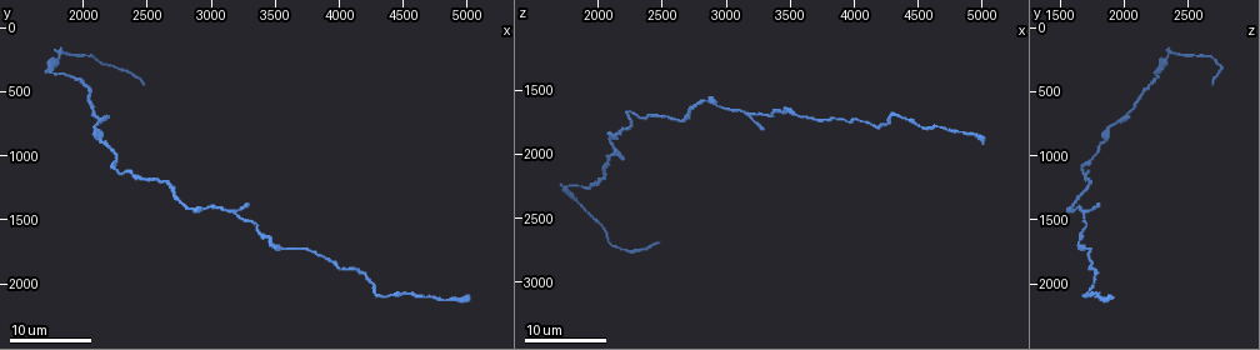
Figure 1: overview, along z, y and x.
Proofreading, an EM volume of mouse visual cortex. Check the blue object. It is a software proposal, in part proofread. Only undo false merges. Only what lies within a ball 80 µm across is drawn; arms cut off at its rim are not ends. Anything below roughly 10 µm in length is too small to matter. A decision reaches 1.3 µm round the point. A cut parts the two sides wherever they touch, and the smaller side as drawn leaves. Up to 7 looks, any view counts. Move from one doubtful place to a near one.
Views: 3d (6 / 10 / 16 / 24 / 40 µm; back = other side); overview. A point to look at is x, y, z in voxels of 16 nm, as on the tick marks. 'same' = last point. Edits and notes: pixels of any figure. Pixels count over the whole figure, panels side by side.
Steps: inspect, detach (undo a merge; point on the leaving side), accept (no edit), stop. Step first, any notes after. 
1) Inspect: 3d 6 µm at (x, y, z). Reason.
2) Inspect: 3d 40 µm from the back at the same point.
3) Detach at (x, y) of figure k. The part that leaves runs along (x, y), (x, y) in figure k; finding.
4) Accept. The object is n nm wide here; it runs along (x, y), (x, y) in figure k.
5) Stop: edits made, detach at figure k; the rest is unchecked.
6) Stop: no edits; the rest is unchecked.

Inspect: 3d 24 µm at (3680, 1720, 1720). Sudden change in width.

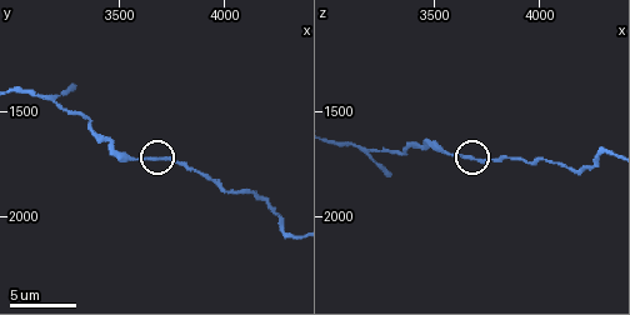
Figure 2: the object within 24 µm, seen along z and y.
Inspect: 3d 10 µm at (3670, 1730, 1720). Closer look.

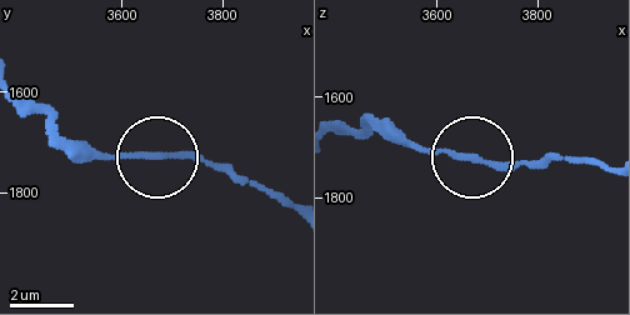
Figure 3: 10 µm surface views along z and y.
Accept. The object is 200 nm wide here; one cell here.

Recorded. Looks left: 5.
Inspect: 3d 24 µm at (2840, 1420, 1600). Thin neck.

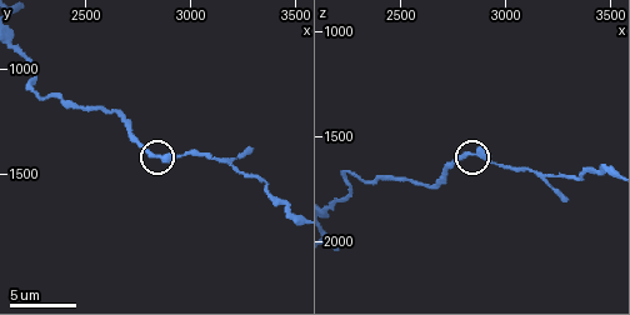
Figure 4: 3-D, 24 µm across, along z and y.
Inspect: 3d 6 µm at (2830, 1400, 1600).

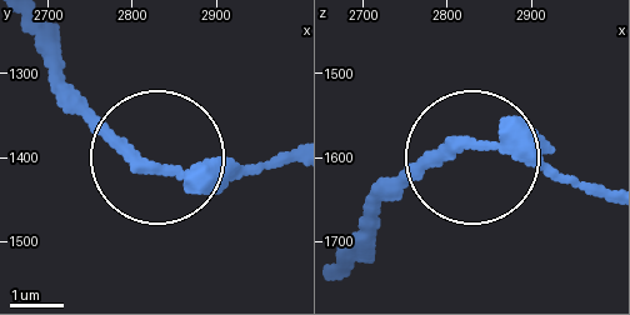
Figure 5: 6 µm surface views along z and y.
Accept. It runs along (356, 243), (424, 175), (478, 149), (518, 149), (598, 189) in figure 5; continuous, no second cell.

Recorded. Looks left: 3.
Inspect: 3d 24 µm at (2060, 520, 2120). Narrows sharply.

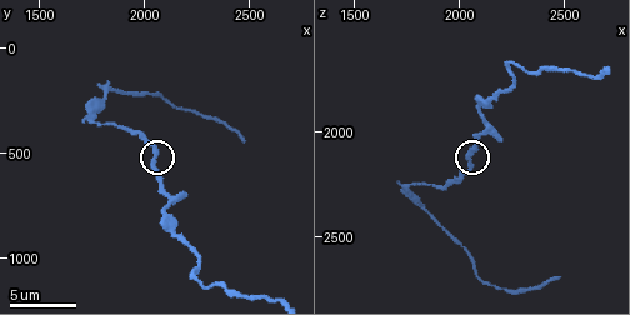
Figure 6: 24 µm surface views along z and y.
Inspect: 3d 10 µm at (2040, 520, 2140). Closer look.

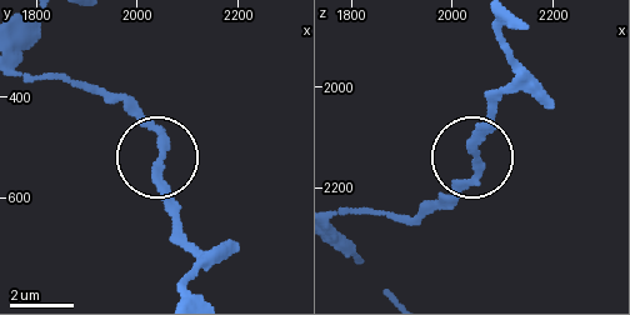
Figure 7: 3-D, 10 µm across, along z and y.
Accept. It runs along (519, 20), (503, 41), (510, 84), (475, 165), (424, 216) in figure 7; all the same cell.

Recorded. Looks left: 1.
Stop: no edits; the rest is unchecked.

